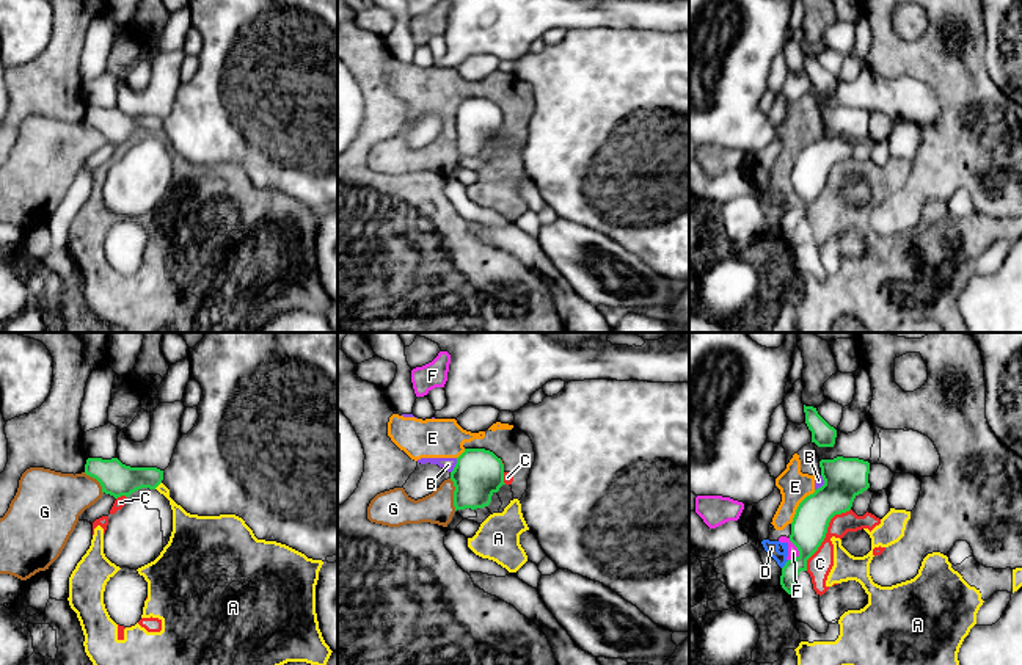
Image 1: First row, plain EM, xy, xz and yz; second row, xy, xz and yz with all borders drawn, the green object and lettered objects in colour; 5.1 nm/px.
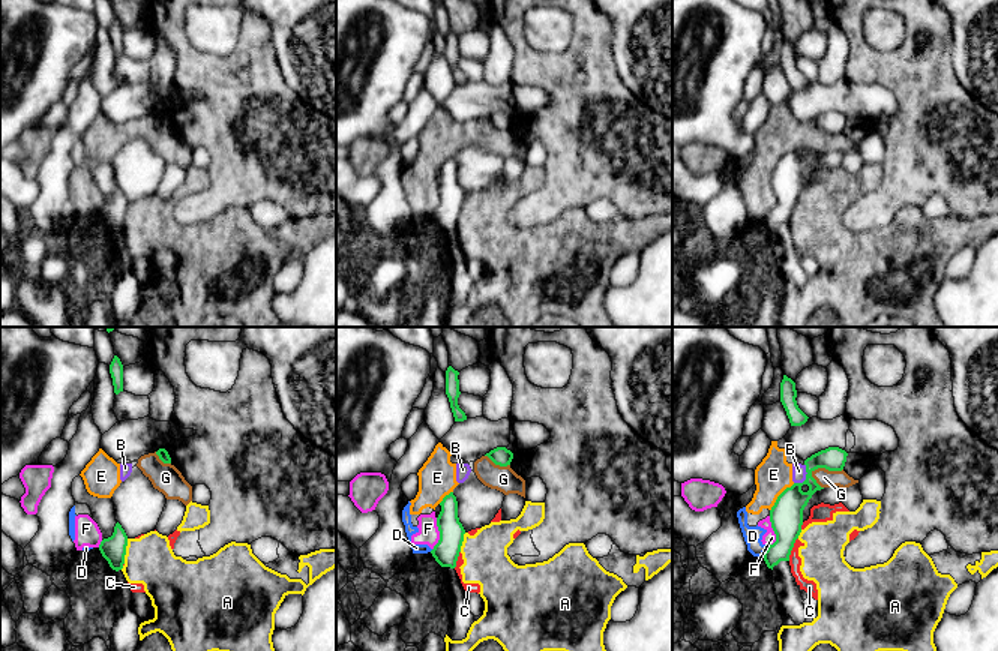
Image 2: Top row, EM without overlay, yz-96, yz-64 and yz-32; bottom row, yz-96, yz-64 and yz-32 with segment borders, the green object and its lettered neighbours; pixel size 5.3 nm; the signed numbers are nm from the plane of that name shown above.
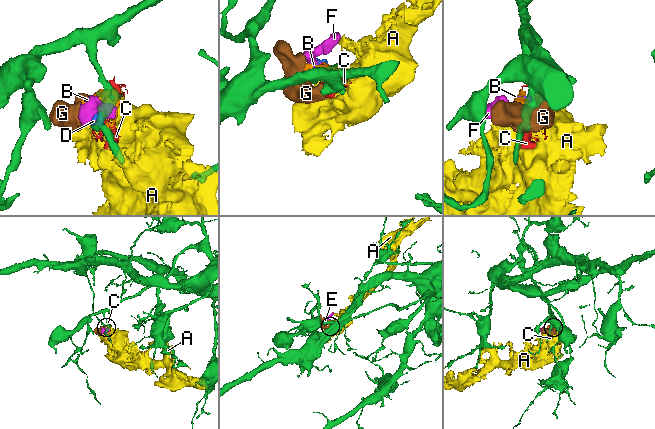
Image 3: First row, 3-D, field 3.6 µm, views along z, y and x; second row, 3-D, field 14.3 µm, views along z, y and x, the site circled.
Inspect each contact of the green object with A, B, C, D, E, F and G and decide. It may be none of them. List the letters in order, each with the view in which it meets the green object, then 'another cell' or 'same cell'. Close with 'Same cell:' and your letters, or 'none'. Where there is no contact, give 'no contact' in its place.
A: meets green in xy; another cell
B: meets green in xz; another cell
C: meets green in yz; another cell
D: meets green in yz; another cell
E: meets green in yz; another cell
F: meets green in yz; another cell
G: meets green in xz; another cell
Same cell: none

